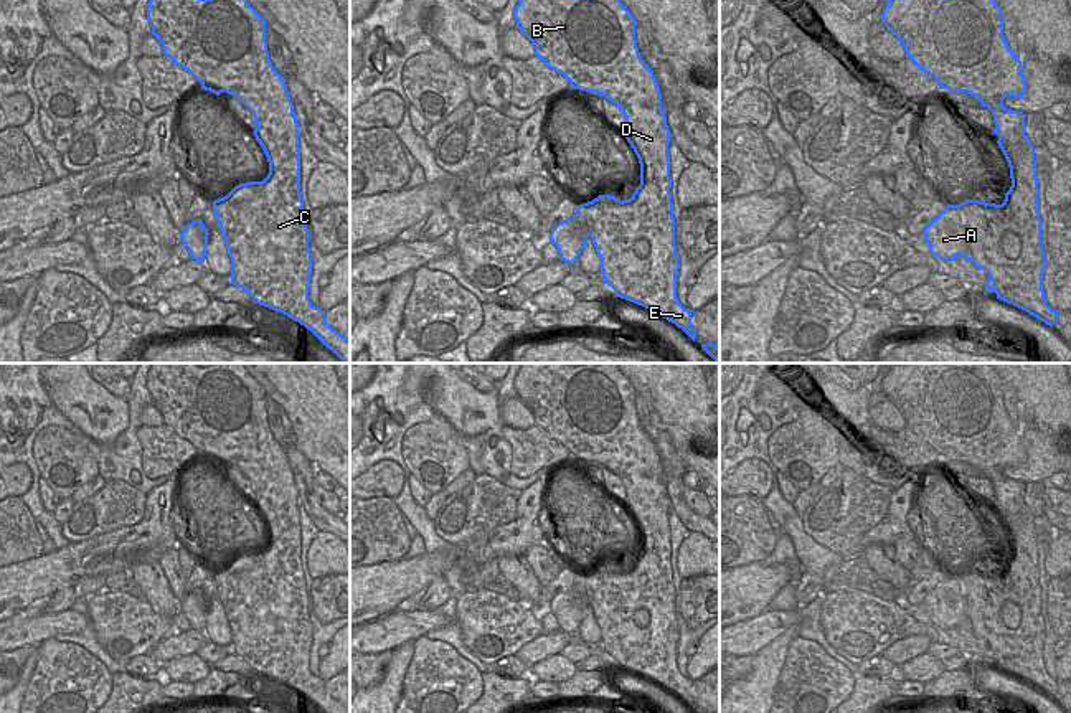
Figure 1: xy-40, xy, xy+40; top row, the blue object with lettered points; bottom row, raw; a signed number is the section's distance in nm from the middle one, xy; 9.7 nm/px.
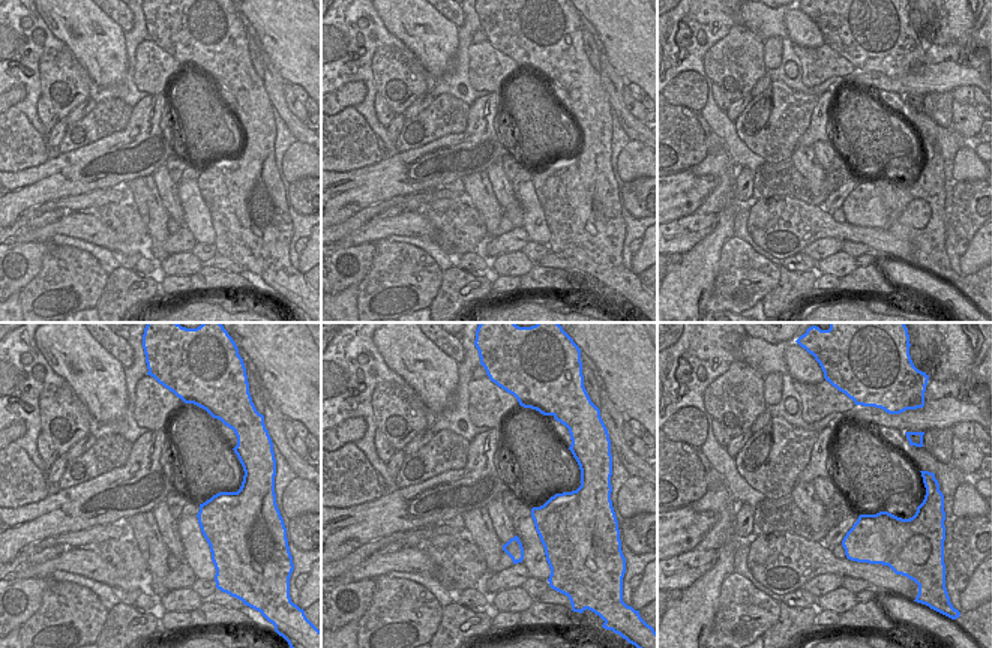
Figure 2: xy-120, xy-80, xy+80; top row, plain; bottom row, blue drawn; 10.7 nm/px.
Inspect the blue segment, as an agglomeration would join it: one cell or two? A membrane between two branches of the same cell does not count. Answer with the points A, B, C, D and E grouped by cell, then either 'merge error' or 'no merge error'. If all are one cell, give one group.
groups A / B C D E; merge error

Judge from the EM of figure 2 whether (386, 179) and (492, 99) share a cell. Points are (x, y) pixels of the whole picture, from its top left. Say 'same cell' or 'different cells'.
same cell

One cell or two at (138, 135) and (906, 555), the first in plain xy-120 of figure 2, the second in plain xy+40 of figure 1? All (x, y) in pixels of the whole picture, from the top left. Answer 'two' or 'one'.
two

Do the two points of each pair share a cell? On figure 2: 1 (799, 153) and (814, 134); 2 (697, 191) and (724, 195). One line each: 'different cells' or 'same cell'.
1: different cells
2: different cells

